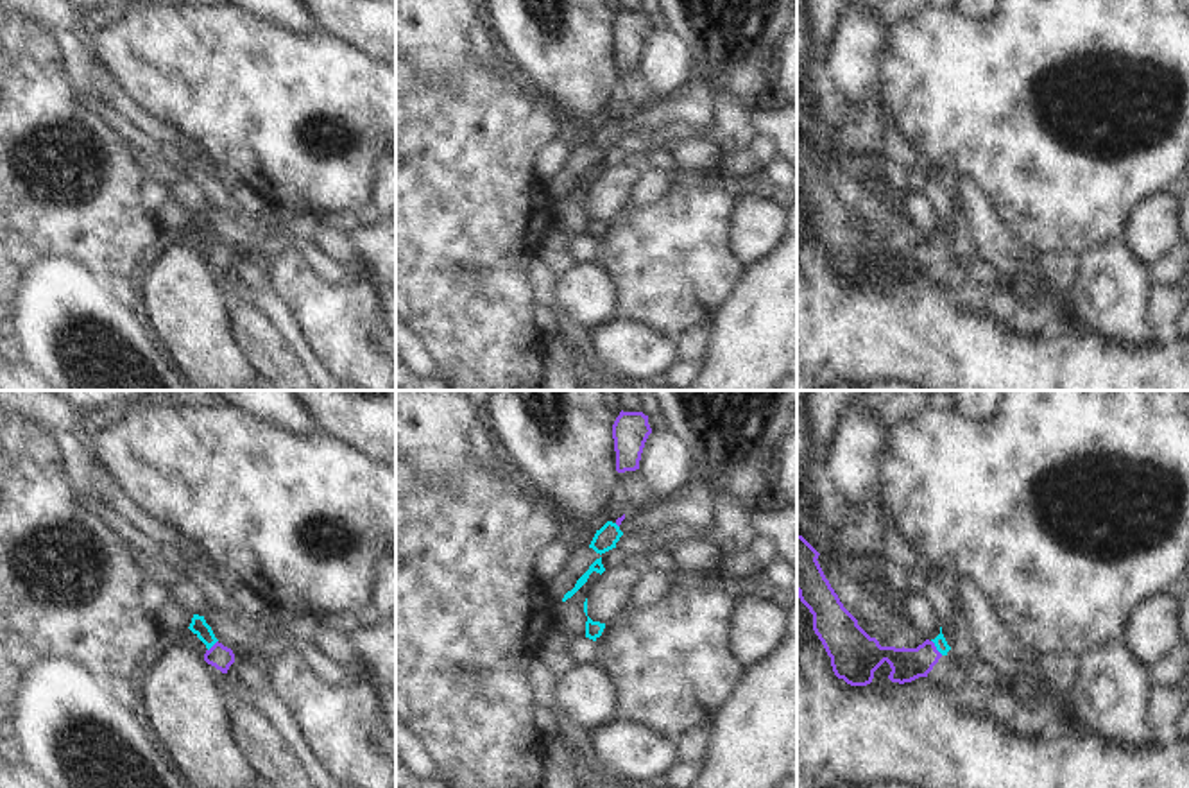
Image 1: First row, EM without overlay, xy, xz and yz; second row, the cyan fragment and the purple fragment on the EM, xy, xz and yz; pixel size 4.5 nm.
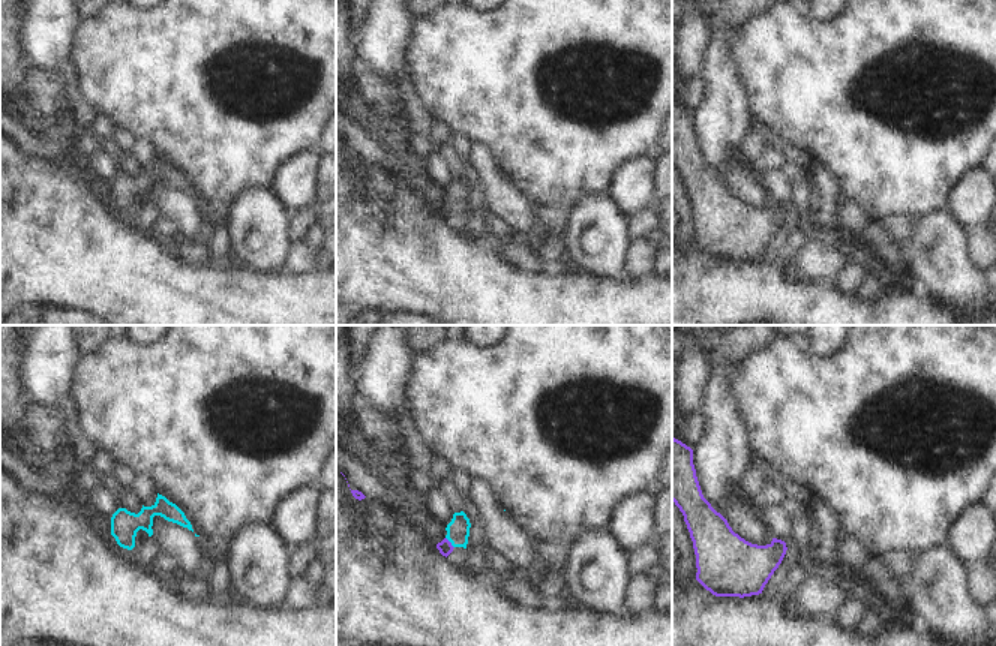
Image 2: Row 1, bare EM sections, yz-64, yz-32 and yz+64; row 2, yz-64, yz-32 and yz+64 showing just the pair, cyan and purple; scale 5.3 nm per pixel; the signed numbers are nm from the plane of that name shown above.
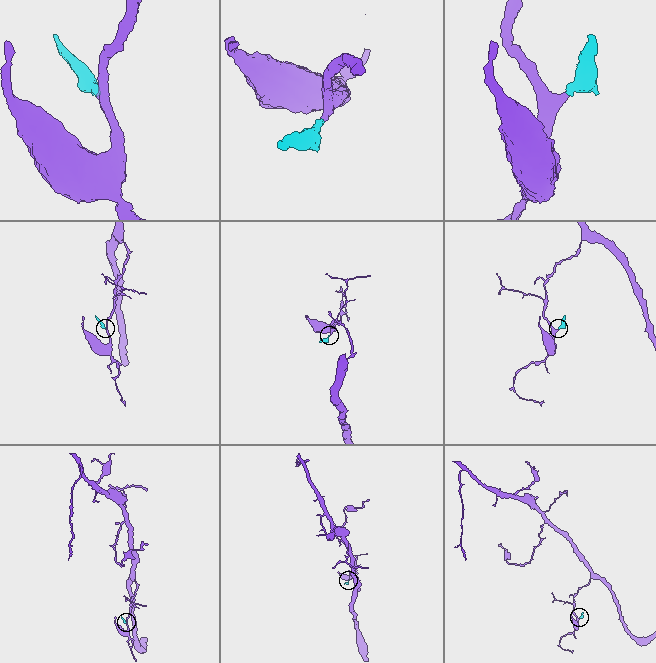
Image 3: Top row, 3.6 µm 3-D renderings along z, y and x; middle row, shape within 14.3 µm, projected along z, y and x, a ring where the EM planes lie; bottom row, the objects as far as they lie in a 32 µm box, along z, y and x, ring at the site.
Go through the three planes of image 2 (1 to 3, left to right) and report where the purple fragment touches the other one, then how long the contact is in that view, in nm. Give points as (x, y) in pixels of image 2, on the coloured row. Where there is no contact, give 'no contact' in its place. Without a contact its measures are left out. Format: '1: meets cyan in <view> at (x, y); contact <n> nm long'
1: no contact
2: meets cyan in yz-32 at (450, 541); contact 80 nm long
3: no contact

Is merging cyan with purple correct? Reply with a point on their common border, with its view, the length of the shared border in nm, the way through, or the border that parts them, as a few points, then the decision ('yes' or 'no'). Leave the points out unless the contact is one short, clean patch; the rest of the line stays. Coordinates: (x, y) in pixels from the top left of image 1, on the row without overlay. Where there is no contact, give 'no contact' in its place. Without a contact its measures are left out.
contact yz (935, 244); length 90 nm; way yz (940, 242), (935, 244), (919, 260), (906, 264); yes

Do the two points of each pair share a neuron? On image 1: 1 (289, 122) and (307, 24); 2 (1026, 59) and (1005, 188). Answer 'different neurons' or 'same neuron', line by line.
1: different neurons
2: same neuron

